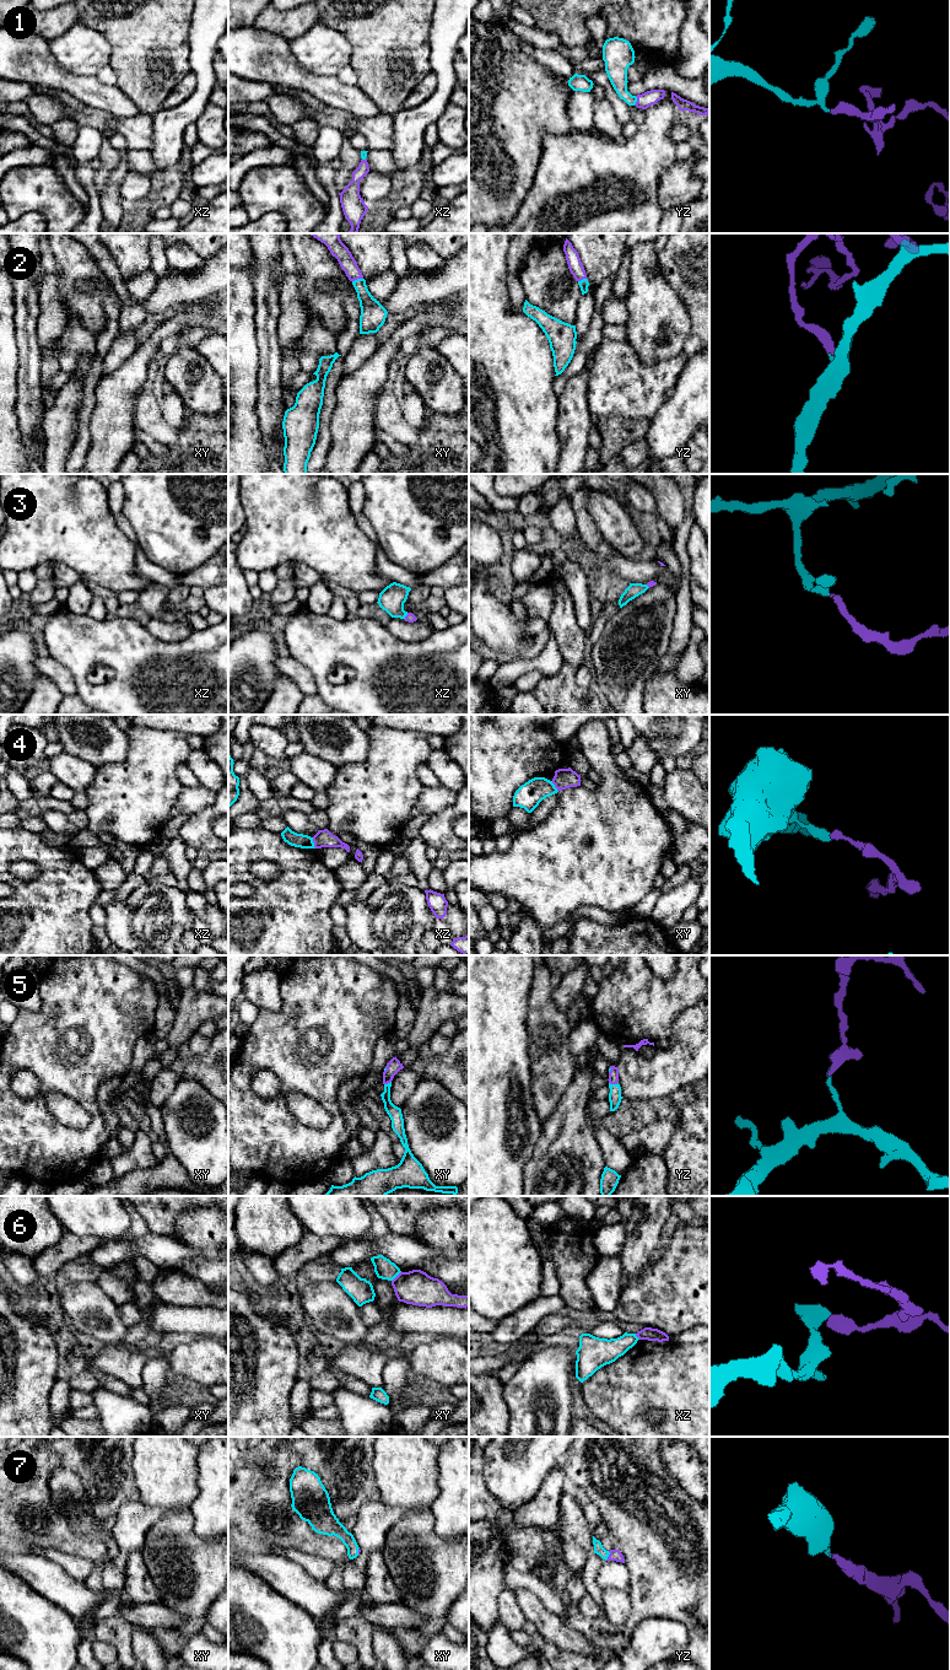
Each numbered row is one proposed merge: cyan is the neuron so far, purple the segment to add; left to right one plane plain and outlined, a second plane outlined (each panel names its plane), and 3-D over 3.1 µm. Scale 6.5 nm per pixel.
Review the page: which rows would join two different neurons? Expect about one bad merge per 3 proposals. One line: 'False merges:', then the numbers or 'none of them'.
False merges: 4, 6

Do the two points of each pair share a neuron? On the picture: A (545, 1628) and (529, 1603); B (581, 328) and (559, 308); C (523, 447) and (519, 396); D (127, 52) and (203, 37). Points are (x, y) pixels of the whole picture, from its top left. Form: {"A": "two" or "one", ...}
{"A": "one", "B": "two", "C": "one", "D": "two"}

